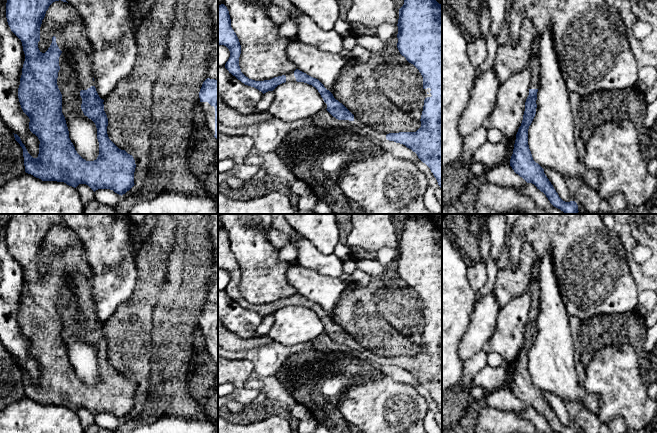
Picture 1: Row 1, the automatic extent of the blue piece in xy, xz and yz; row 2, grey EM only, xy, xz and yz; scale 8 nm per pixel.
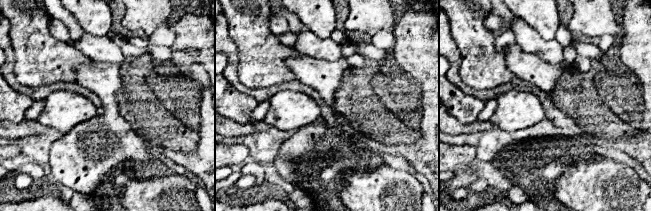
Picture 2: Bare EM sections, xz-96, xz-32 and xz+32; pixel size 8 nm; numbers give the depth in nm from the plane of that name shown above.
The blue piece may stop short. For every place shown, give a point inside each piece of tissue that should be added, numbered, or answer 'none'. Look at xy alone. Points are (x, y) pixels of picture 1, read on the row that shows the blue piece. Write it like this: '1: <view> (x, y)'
1: xy (72, 40)

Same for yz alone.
1: yz (534, 64)

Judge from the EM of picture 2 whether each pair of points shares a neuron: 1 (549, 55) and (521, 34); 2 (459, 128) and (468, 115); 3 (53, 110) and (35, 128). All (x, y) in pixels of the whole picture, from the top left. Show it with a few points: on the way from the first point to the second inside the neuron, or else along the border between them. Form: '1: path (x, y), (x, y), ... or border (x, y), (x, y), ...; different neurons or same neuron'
1: path (542, 48), (528, 39); same neuron
2: border (449, 113), (463, 123), (471, 123), (477, 120); different neurons
3: border (35, 120), (48, 127); different neurons

